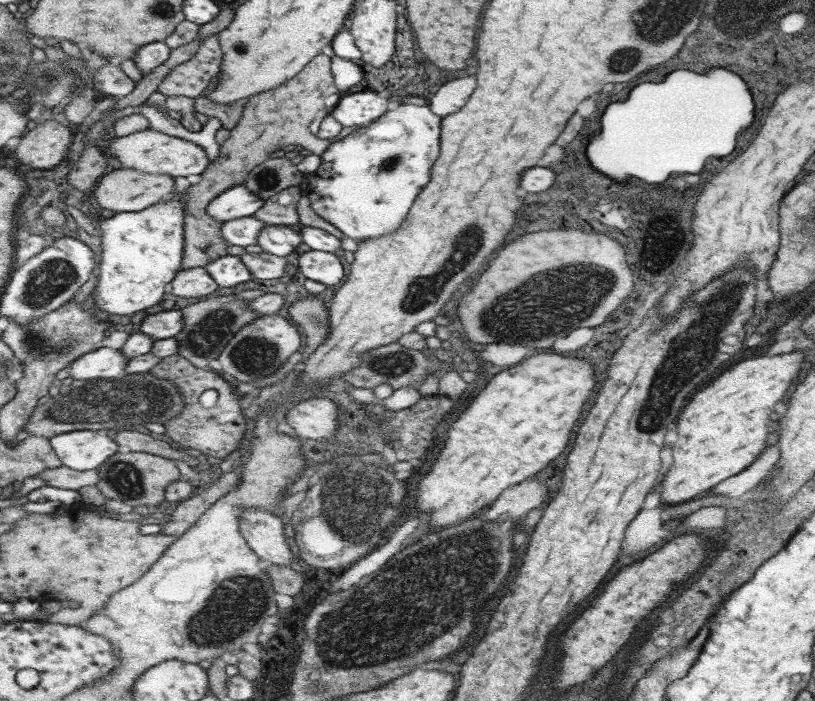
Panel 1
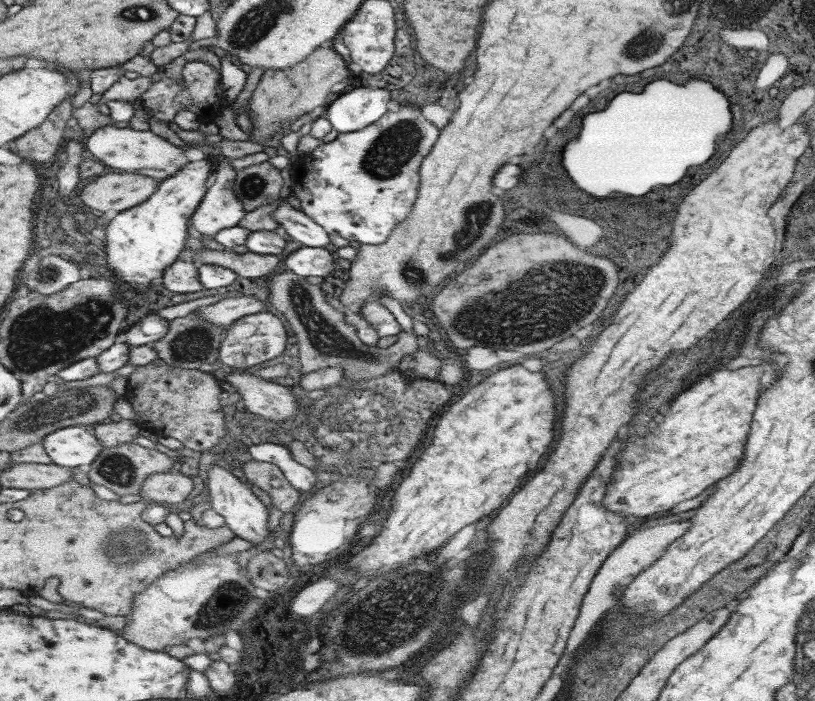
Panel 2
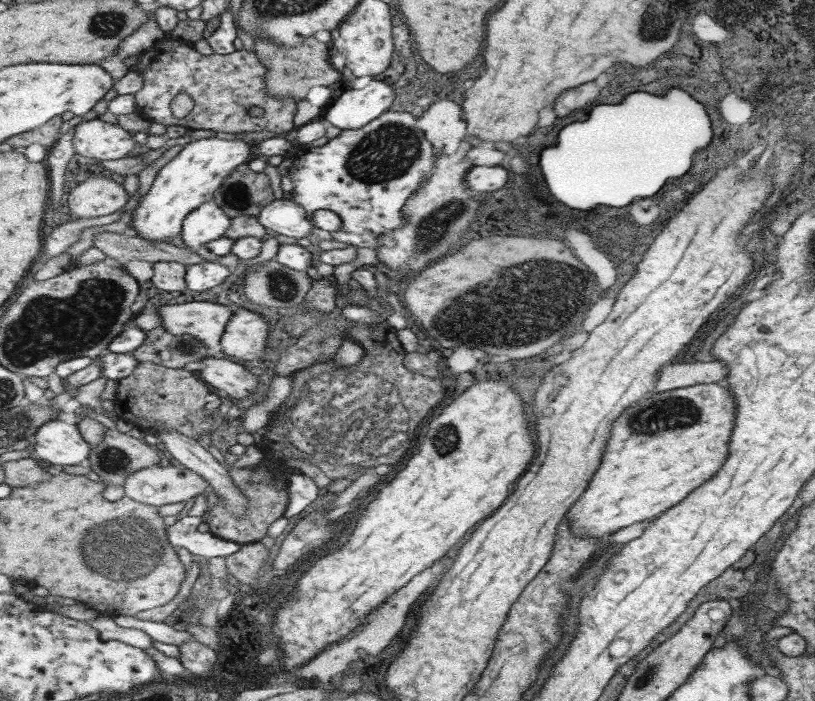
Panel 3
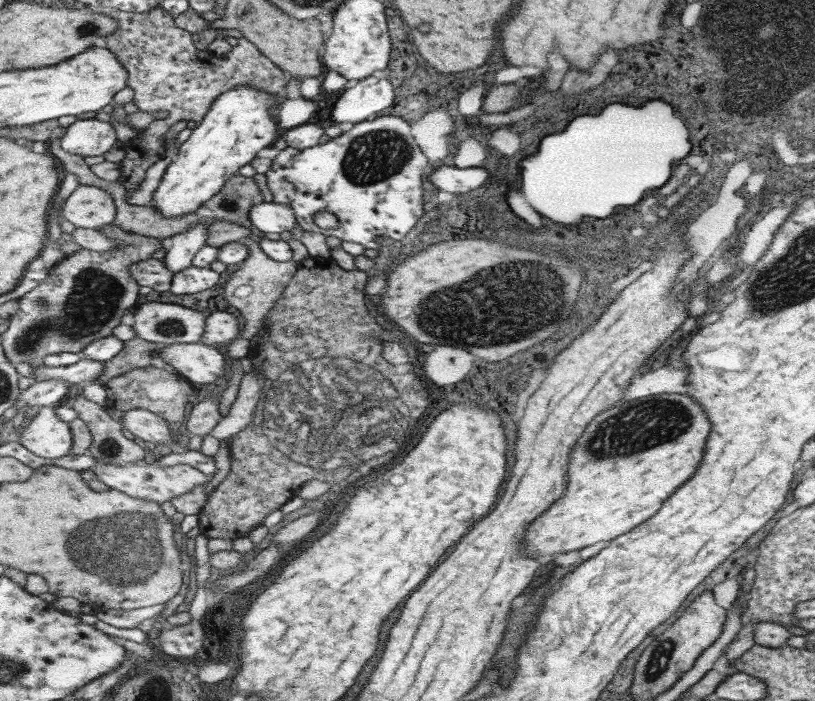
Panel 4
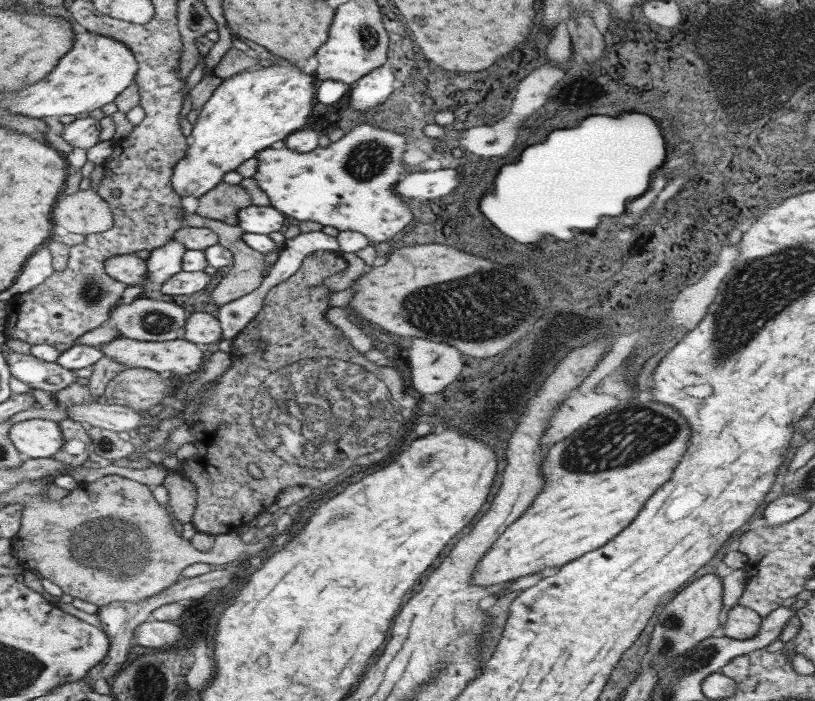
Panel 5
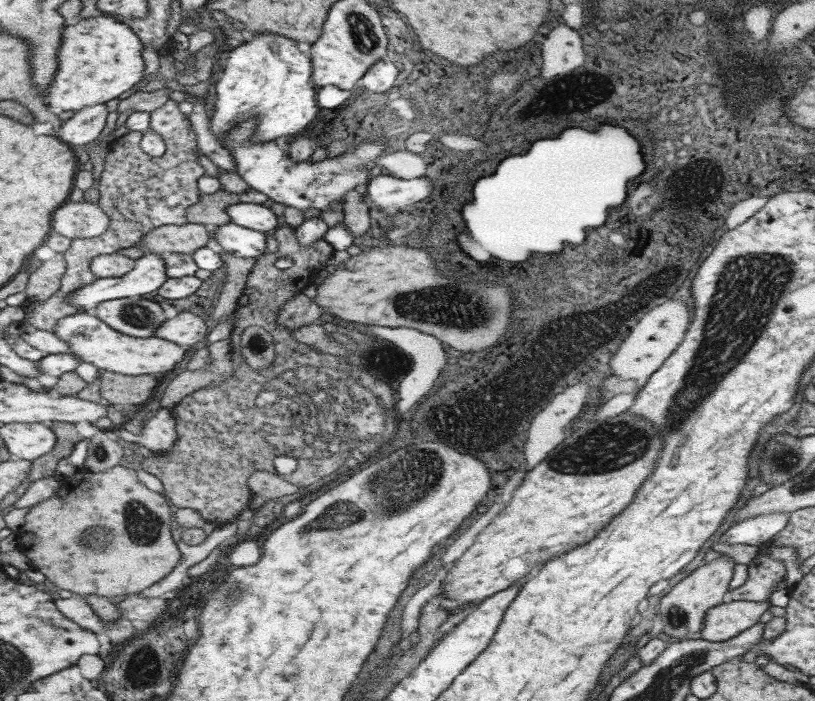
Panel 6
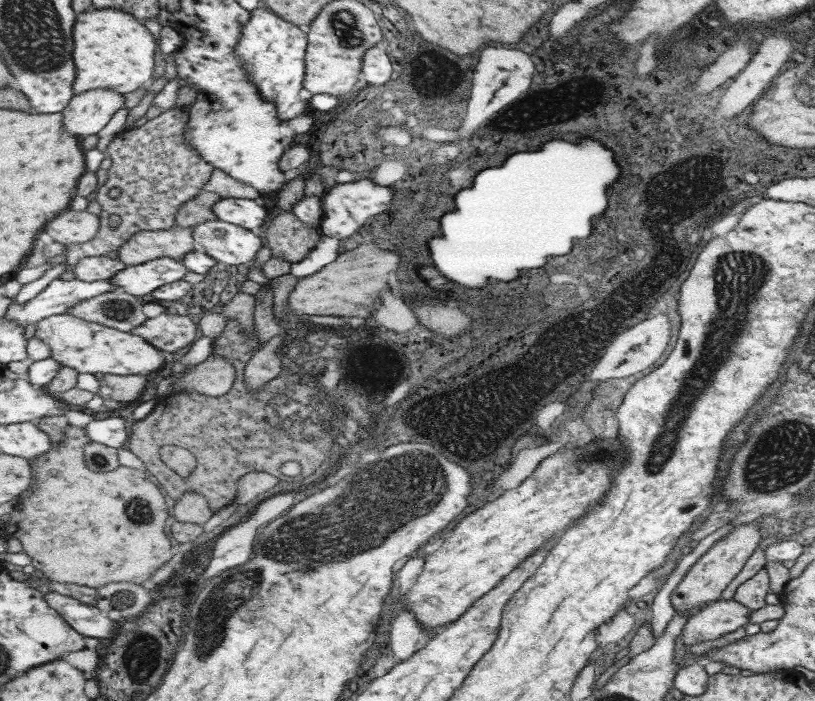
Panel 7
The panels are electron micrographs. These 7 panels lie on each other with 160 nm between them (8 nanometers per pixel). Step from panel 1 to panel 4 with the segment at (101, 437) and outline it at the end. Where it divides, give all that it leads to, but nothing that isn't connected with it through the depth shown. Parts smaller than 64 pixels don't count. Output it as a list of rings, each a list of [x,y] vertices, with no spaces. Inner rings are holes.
[[[42,406],[22,429],[18,442],[35,455],[57,460],[73,453],[74,433],[69,422],[55,416],[50,406]]]

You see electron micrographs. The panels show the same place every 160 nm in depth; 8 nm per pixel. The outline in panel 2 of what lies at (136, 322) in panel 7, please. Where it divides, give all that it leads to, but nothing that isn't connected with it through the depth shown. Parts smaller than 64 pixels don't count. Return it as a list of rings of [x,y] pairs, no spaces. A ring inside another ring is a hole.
[[[245,296],[239,298],[227,297],[215,304],[198,308],[193,313],[198,312],[202,318],[206,318],[213,324],[230,327],[240,318],[263,312],[263,310],[265,310],[264,301],[253,298],[253,296]]]

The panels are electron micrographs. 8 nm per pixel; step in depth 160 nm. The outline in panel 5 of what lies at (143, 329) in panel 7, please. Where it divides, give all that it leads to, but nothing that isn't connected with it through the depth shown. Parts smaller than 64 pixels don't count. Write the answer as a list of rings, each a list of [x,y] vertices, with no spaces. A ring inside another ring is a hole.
[[[196,312],[187,319],[182,338],[195,344],[213,344],[222,340],[222,324],[218,317],[205,312]]]

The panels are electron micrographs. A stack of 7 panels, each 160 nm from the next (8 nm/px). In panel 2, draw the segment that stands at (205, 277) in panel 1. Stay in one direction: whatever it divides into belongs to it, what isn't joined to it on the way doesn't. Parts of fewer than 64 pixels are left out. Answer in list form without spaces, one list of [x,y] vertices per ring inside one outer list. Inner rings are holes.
[[[180,259],[175,261],[166,268],[165,275],[162,276],[163,285],[177,294],[199,292],[199,290],[205,289],[198,267],[191,260]]]

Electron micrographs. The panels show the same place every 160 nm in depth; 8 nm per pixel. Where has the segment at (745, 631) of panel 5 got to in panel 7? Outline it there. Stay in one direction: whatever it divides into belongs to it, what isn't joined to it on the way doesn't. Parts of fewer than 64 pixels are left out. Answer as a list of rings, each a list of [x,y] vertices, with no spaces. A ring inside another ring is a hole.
[[[731,600],[705,604],[693,612],[680,631],[681,642],[689,646],[708,640],[719,639],[721,635],[737,630],[749,620],[751,609]]]

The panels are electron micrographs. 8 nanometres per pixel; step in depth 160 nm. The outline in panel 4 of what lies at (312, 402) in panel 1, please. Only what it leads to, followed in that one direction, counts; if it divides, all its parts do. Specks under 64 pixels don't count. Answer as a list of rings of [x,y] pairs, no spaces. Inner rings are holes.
[[[205,343],[167,345],[156,356],[193,384],[211,384],[229,368],[223,351]]]

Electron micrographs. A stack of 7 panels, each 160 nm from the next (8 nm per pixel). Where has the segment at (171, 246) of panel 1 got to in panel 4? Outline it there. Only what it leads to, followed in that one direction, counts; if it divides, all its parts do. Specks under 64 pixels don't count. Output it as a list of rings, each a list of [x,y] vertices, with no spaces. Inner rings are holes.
[[[251,86],[235,88],[217,97],[208,109],[206,119],[181,144],[179,153],[167,166],[159,187],[153,193],[153,208],[157,208],[167,219],[179,218],[193,214],[210,202],[232,176],[256,158],[259,150],[273,146],[283,135],[281,126],[270,114],[276,102],[274,94]]]

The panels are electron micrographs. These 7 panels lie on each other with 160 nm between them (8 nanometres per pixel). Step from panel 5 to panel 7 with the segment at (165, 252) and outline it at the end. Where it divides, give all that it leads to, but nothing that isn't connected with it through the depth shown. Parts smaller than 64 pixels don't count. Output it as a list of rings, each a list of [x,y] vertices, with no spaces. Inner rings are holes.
[[[57,278],[49,283],[36,297],[26,303],[13,303],[4,318],[18,322],[23,328],[36,324],[53,315],[68,313],[72,306],[117,289],[109,280],[89,282],[81,279]]]

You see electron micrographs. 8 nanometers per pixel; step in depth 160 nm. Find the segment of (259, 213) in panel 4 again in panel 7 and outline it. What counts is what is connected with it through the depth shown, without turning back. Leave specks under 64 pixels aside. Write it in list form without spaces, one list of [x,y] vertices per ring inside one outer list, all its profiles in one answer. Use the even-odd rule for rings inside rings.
[[[224,198],[213,206],[213,211],[219,220],[256,232],[264,230],[271,219],[269,212],[256,200],[246,198]]]

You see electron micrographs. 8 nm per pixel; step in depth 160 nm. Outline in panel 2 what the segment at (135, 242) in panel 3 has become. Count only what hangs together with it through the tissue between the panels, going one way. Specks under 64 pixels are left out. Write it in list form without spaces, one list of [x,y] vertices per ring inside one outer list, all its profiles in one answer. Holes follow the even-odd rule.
[[[187,248],[181,259],[191,260],[199,267],[202,264],[218,264],[234,270],[245,278],[261,278],[269,276],[281,262],[281,258],[274,254],[257,254],[247,251],[239,254],[229,250],[195,250]]]

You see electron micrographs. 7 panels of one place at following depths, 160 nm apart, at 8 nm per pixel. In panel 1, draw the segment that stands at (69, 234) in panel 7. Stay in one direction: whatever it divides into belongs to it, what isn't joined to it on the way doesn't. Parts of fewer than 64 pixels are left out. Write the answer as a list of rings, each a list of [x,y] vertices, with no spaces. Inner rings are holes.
[[[113,167],[95,186],[94,196],[106,214],[141,212],[164,201],[175,190],[175,176],[151,174],[134,168]]]

